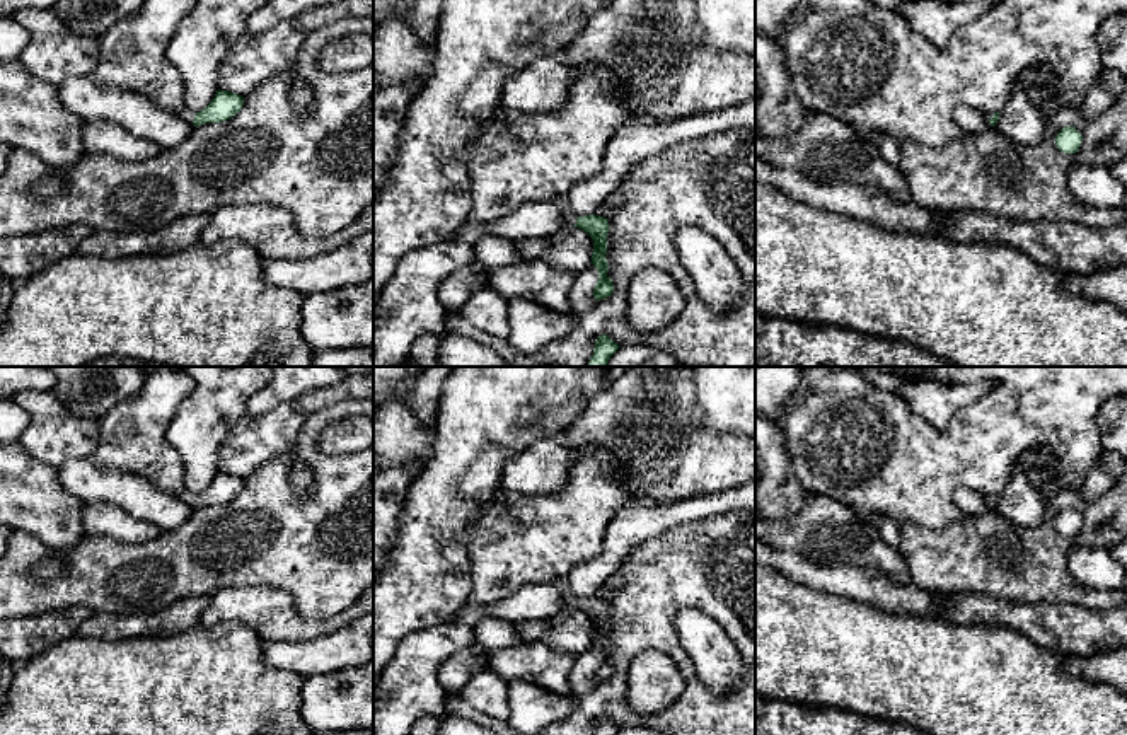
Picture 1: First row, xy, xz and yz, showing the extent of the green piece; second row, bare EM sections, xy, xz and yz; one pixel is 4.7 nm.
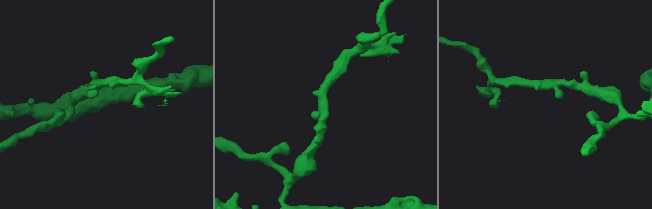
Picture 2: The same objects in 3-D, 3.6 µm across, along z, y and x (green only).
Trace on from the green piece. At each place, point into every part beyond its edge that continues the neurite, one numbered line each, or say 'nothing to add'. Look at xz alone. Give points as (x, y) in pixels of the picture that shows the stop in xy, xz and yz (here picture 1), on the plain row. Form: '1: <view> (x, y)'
1: xz (560, 584)

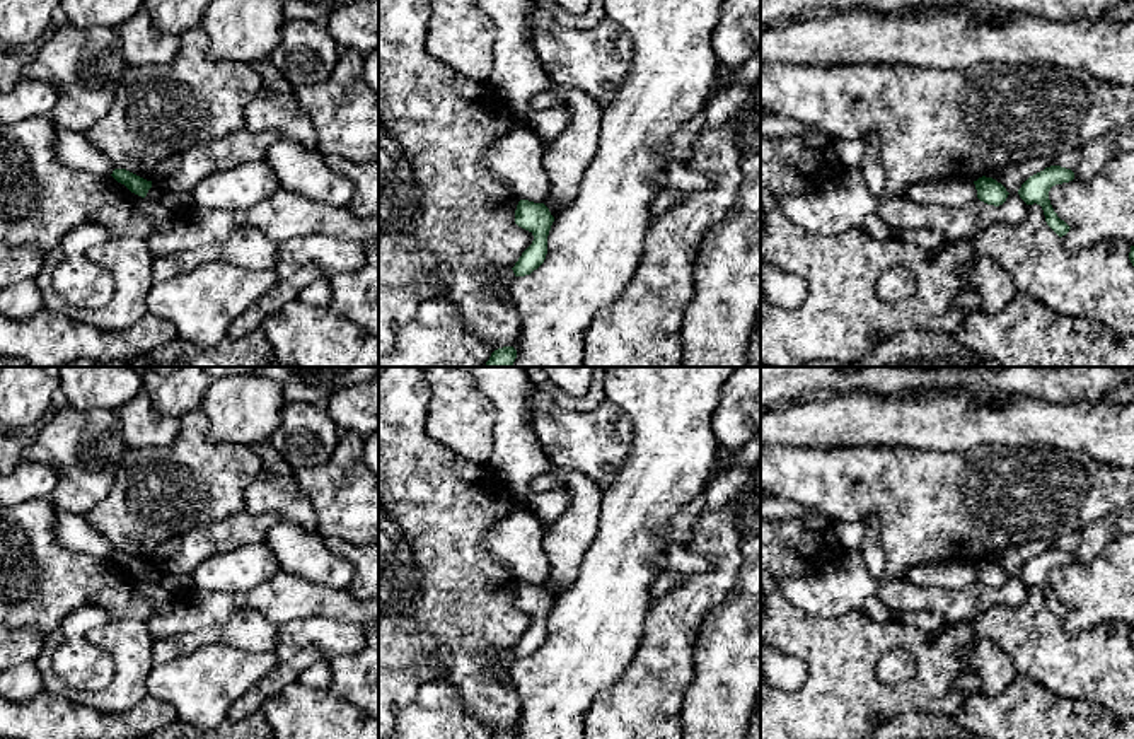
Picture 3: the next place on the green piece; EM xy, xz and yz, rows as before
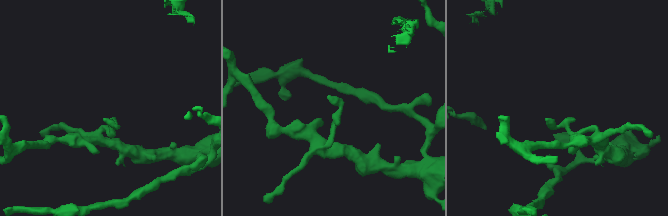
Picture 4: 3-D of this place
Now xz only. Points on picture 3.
nothing to add

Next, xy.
nothing to add

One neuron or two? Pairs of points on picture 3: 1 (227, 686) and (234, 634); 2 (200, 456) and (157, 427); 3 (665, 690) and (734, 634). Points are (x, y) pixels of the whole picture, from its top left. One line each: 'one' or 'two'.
1: two
2: two
3: two

